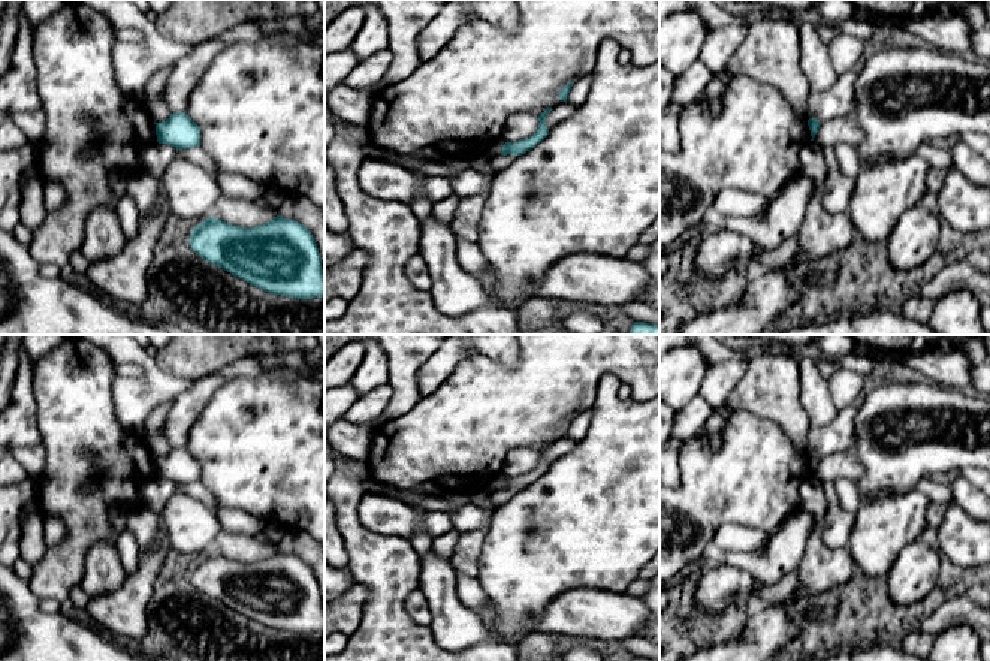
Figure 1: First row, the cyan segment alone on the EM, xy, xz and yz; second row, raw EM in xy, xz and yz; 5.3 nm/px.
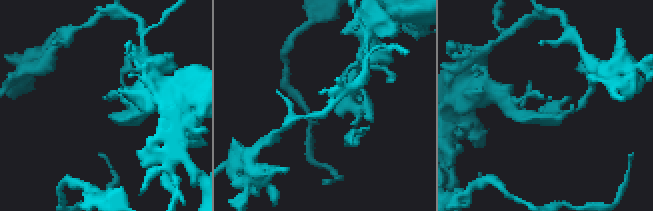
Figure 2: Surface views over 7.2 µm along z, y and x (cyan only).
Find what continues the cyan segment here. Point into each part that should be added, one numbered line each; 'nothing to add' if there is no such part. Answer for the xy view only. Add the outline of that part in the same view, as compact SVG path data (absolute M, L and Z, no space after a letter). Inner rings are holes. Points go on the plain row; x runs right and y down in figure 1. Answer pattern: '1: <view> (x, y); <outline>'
nothing to add

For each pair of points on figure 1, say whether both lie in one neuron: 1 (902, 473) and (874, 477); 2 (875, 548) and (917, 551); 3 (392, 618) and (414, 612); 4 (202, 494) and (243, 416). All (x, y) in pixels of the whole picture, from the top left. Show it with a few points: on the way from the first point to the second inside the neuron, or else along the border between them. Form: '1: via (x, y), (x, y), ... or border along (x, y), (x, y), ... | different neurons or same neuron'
1: via (895, 473), (886, 473), (881, 477) | same neuron
2: border along (918, 537), (901, 551), (886, 578) | different neurons
3: border along (416, 588), (406, 601), (406, 612), (428, 627) | different neurons
4: border along (199, 482), (214, 497), (217, 507) | different neurons

